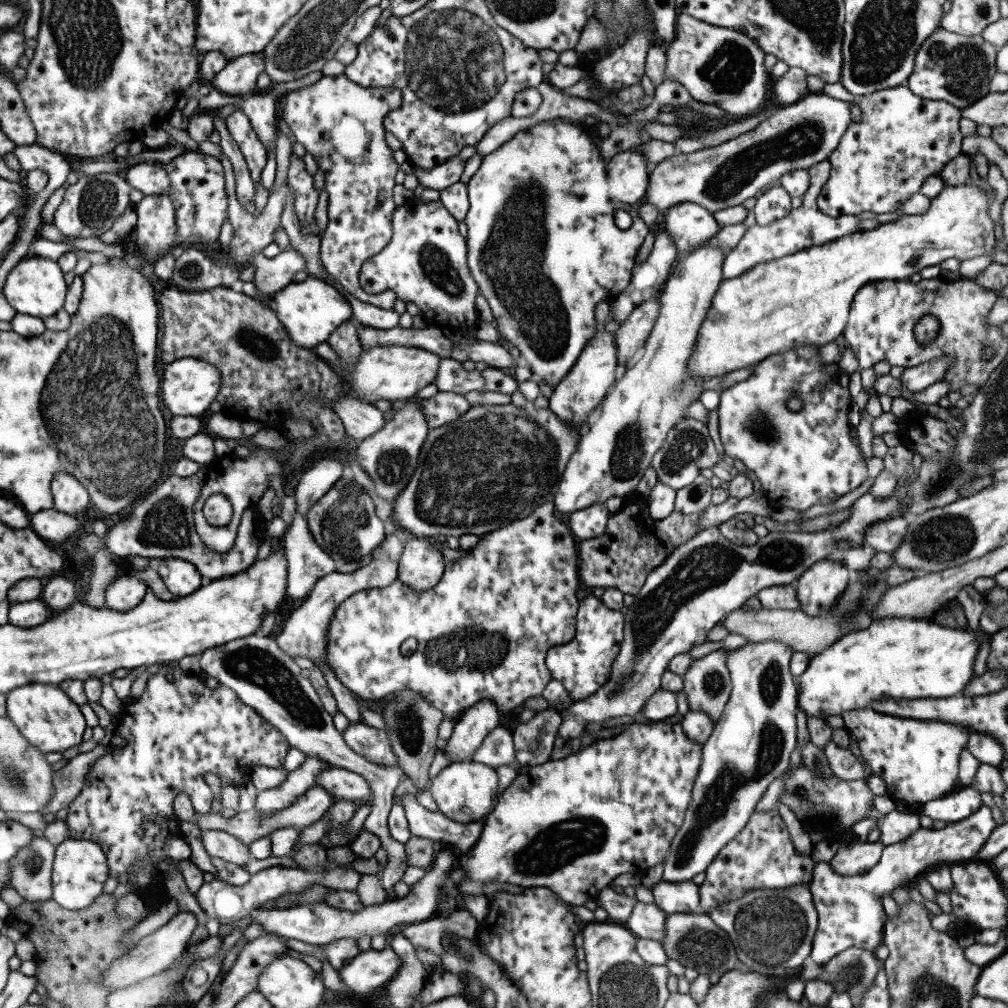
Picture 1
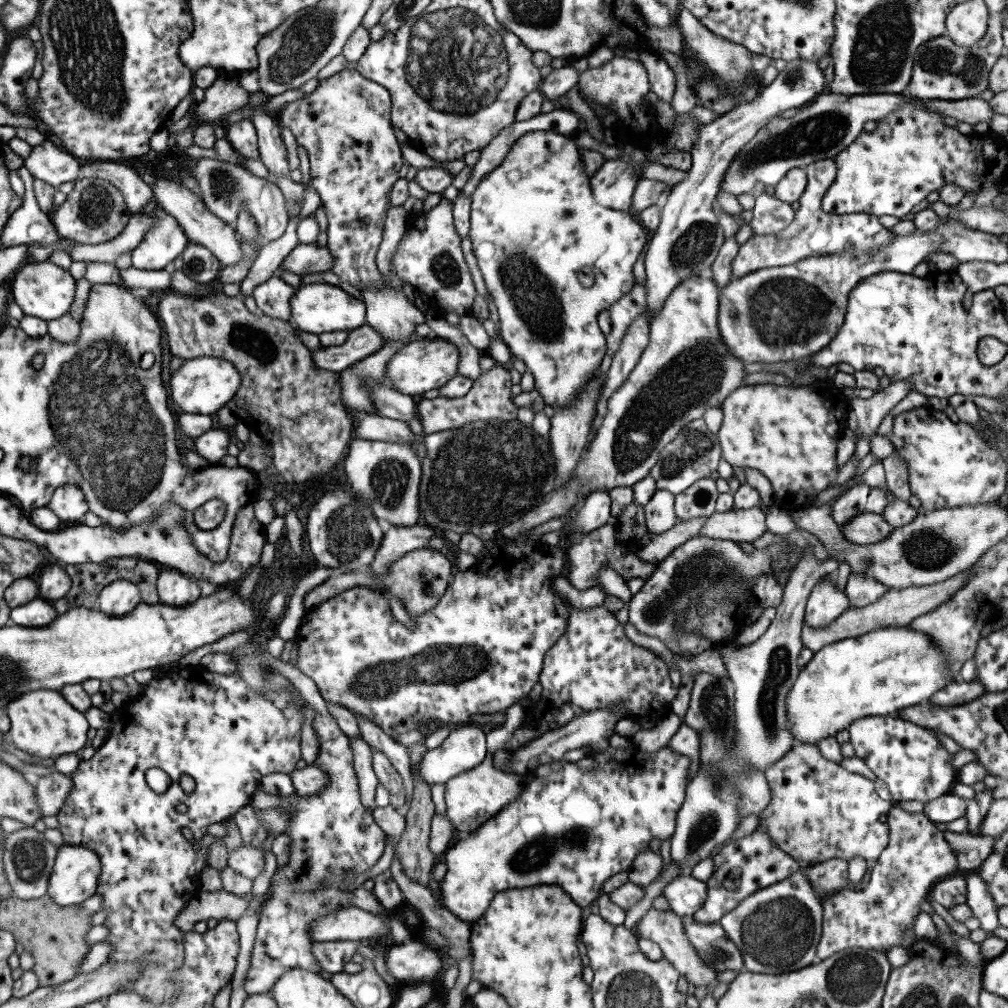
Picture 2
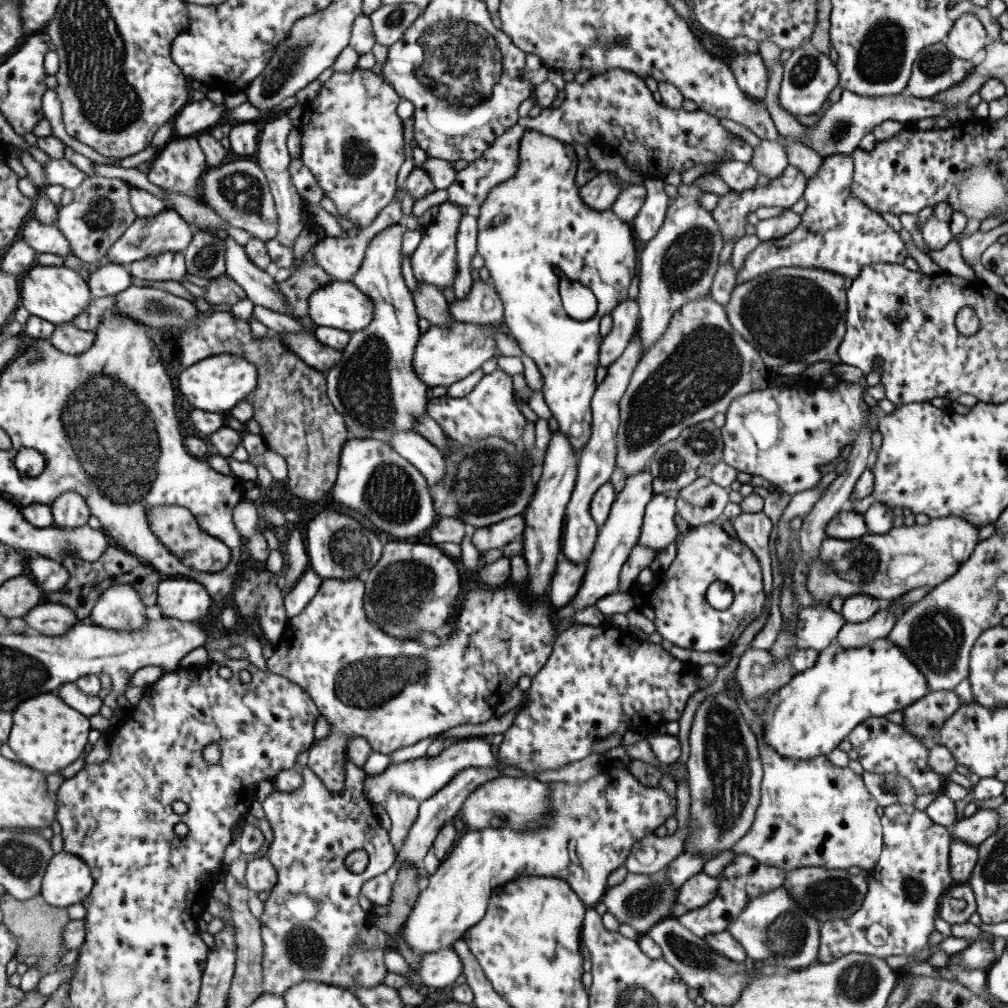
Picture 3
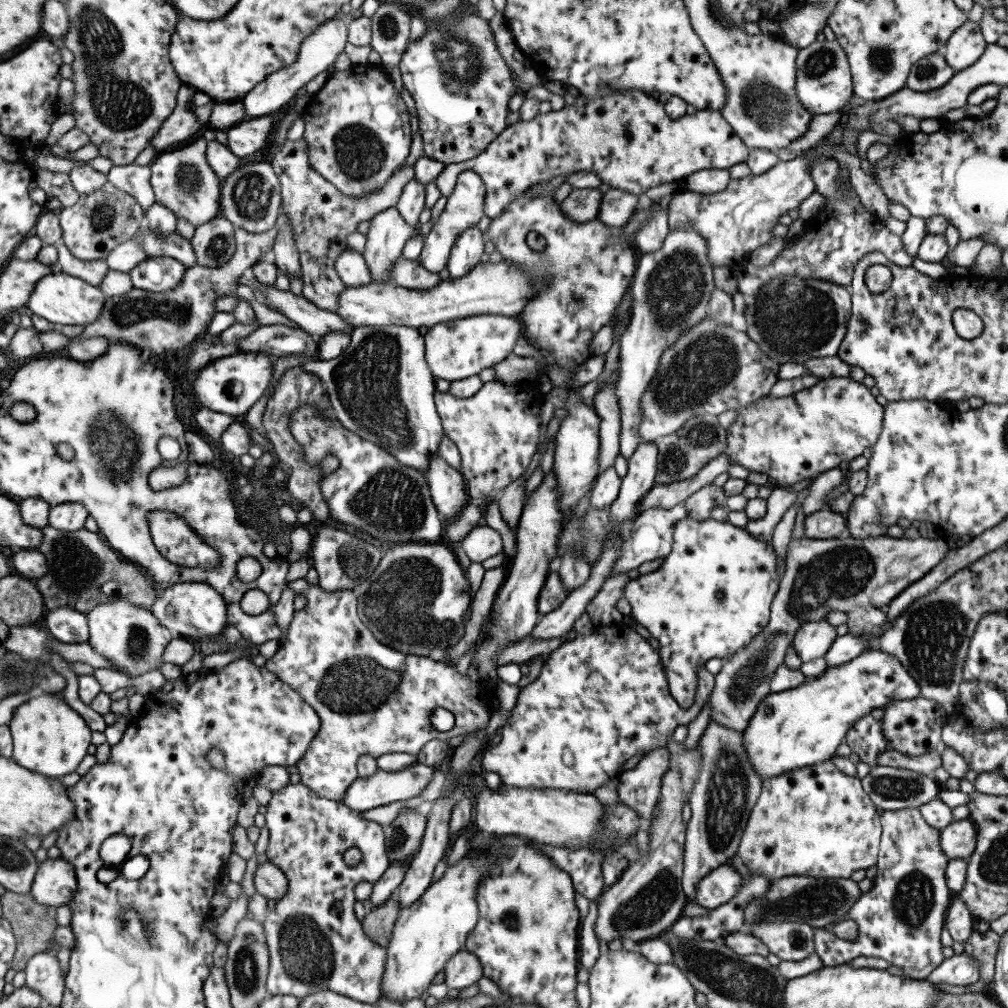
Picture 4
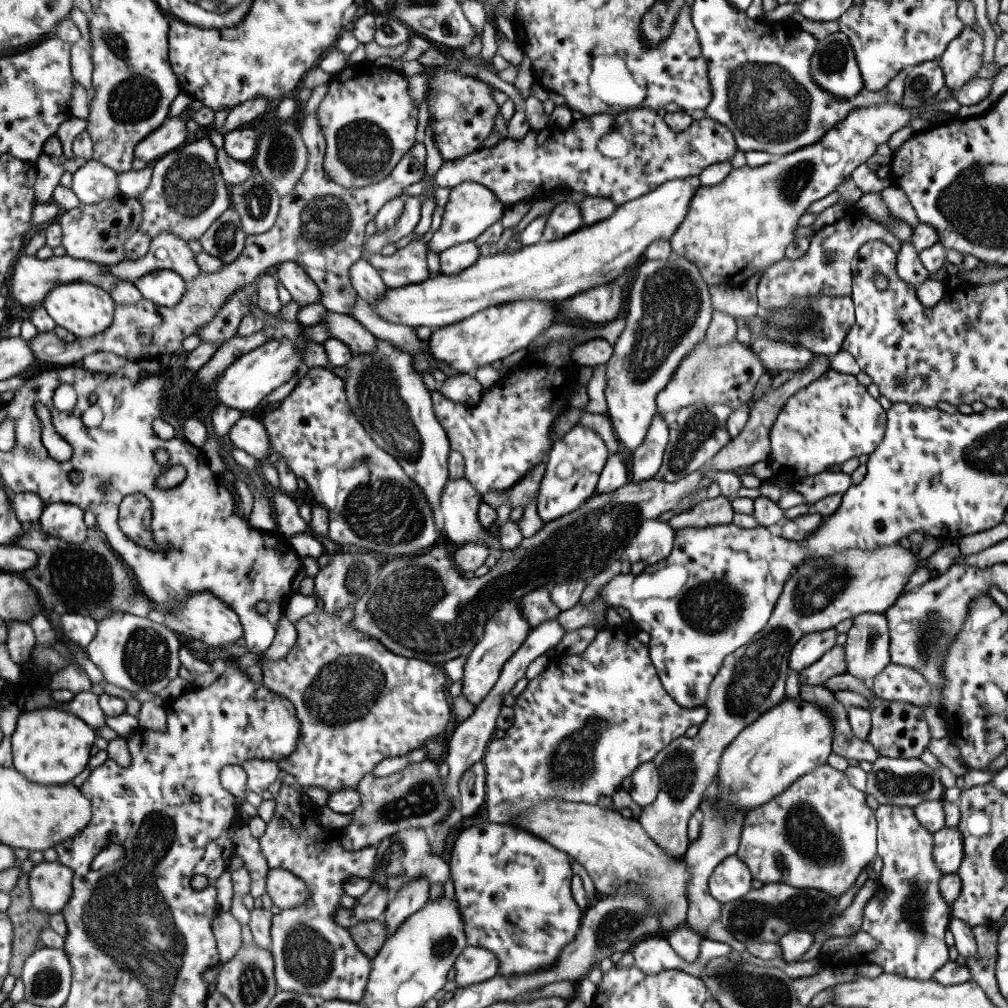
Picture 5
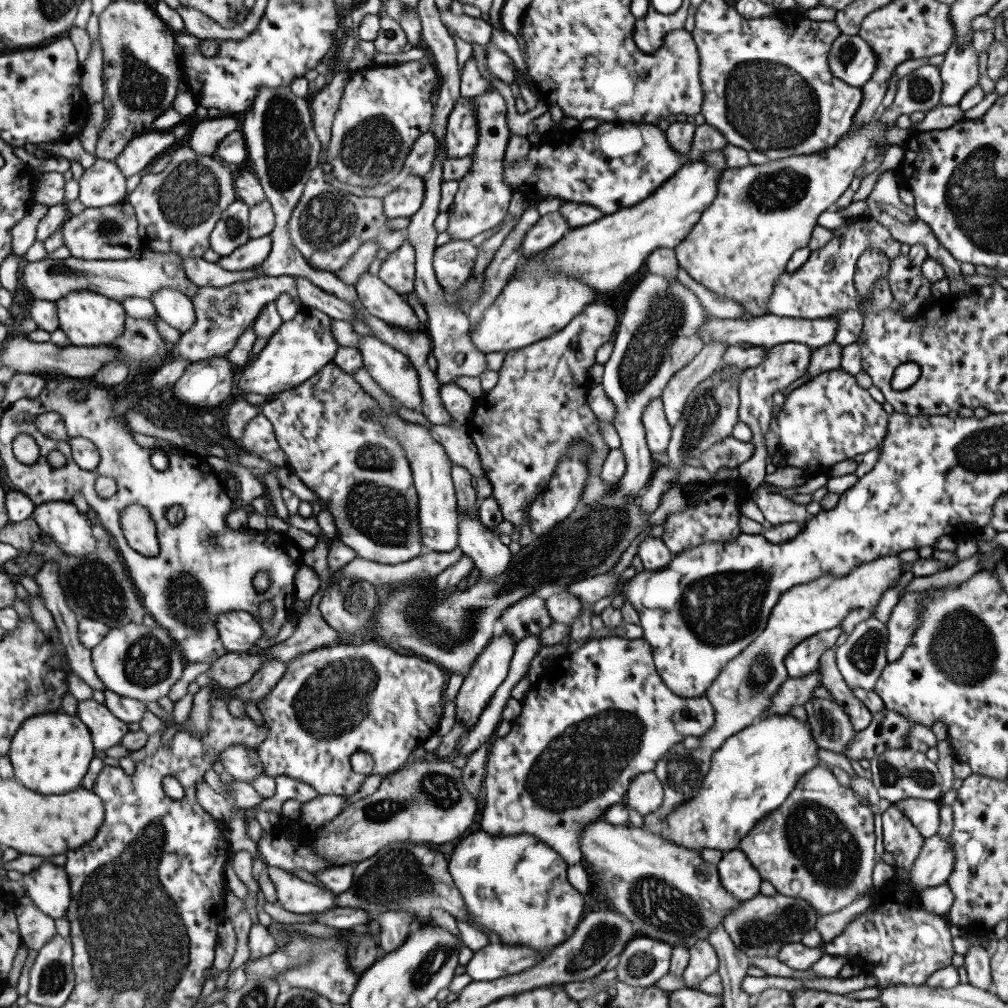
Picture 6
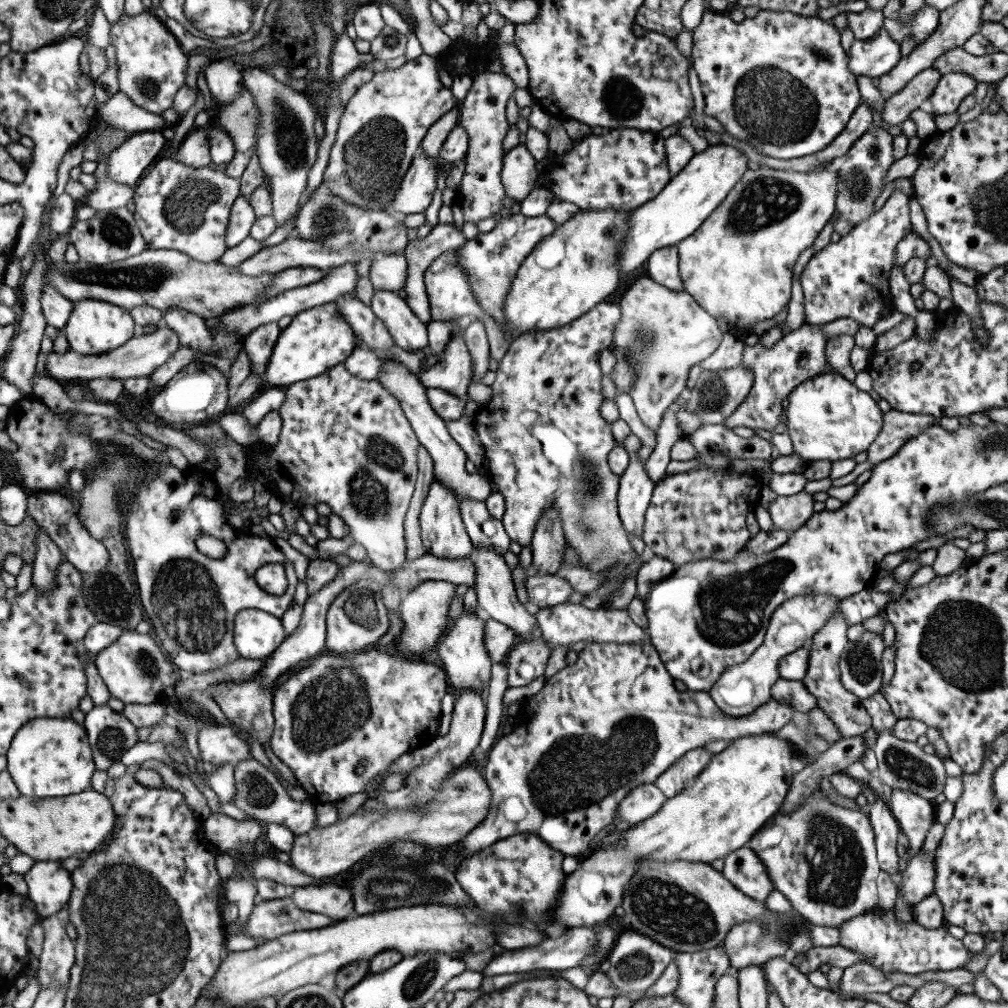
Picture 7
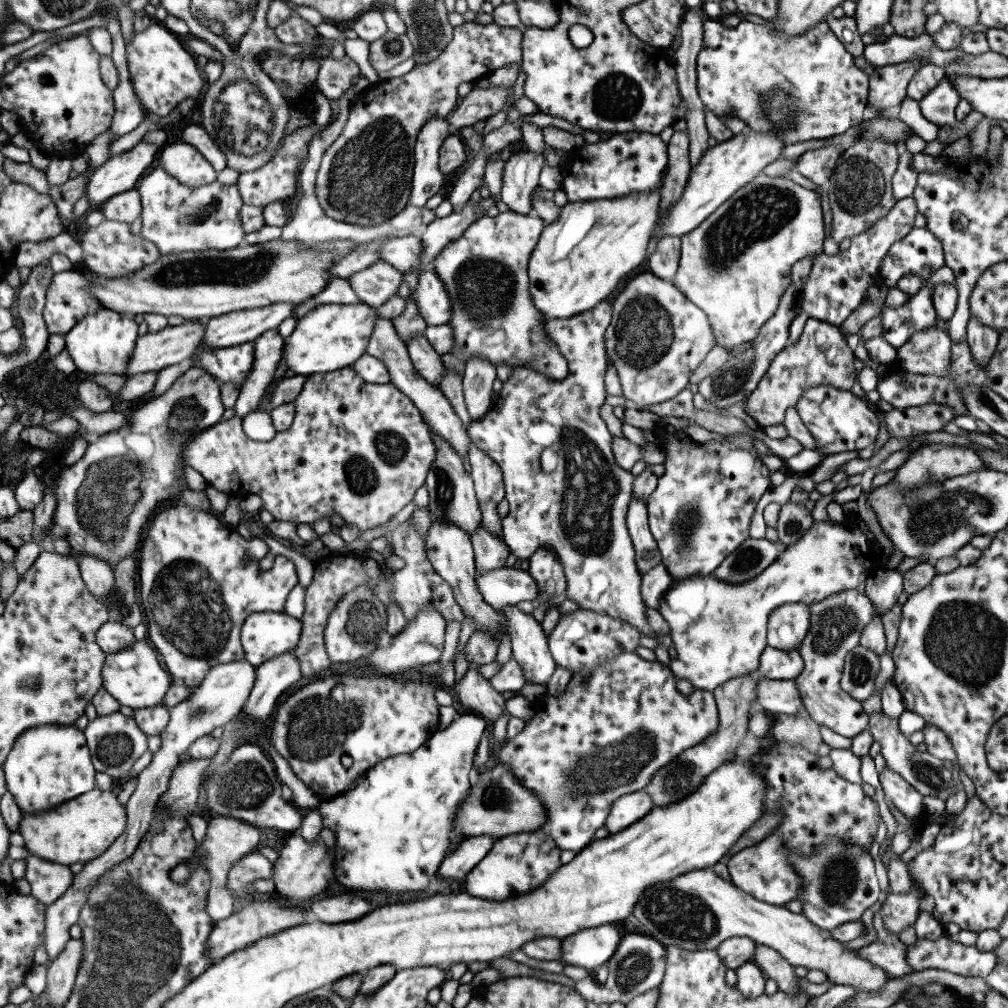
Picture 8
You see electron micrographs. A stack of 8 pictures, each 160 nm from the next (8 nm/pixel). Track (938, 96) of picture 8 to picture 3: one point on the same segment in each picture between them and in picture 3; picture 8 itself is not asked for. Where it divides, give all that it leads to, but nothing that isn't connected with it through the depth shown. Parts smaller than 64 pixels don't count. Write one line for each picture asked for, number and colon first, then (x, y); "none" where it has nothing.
3: (967, 35)
4: (965, 45)
5: (961, 59)
6: (958, 72)
7: (951, 88)

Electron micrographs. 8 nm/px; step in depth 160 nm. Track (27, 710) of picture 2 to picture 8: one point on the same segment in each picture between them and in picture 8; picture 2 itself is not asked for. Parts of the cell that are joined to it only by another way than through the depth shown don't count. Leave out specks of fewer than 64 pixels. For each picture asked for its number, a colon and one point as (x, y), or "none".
3: (47, 734)
4: (50, 738)
5: (51, 746)
6: (51, 753)
7: (50, 757)
8: (49, 765)

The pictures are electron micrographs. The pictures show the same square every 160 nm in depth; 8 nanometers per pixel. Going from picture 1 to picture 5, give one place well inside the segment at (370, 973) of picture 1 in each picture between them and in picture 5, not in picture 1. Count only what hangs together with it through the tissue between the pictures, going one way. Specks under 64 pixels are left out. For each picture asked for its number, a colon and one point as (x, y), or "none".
2: (412, 961)
3: (440, 968)
4: (461, 970)
5: (473, 964)

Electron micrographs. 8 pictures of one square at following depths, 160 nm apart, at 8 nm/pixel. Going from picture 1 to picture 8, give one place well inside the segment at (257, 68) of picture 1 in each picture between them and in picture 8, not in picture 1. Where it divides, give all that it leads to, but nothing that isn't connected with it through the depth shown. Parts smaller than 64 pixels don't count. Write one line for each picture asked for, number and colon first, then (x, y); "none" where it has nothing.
2: (225, 95)
3: (198, 116)
4: (181, 124)
5: (167, 137)
6: (138, 154)
7: (126, 164)
8: (121, 172)

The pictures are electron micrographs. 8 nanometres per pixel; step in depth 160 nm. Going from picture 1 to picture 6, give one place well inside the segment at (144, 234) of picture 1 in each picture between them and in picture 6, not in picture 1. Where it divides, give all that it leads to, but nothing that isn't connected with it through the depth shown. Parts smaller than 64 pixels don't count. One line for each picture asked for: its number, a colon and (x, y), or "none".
2: (164, 241)
3: (170, 265)
4: (156, 274)
5: (162, 287)
6: (176, 310)

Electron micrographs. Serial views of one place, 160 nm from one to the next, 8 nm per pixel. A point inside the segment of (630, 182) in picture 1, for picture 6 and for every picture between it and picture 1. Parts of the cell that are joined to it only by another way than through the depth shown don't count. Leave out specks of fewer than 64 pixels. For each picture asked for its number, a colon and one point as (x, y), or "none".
2: (612, 185)
3: (598, 193)
4: (581, 205)
5: (564, 218)
6: (549, 228)

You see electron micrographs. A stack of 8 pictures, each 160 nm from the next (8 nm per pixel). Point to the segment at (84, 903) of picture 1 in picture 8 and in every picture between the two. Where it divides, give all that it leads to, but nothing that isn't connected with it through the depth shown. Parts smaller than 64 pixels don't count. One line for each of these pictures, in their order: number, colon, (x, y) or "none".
2: (76, 876)
3: (68, 880)
4: (56, 883)
5: (51, 883)
6: (49, 886)
7: (51, 886)
8: (49, 881)

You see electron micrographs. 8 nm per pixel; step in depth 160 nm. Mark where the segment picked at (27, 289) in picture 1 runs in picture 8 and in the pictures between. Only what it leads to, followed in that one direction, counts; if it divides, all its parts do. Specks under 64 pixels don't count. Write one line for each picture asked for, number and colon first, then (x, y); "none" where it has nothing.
2: (45, 290)
3: (58, 294)
4: (61, 298)
5: (83, 309)
6: (88, 319)
7: (95, 327)
8: (103, 343)

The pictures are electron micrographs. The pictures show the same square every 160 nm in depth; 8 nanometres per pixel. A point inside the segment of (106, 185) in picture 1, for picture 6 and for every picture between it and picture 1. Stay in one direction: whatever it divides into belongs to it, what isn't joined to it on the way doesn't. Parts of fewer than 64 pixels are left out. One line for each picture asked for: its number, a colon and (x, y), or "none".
2: (95, 211)
3: (101, 211)
4: (98, 222)
5: (98, 232)
6: (111, 233)

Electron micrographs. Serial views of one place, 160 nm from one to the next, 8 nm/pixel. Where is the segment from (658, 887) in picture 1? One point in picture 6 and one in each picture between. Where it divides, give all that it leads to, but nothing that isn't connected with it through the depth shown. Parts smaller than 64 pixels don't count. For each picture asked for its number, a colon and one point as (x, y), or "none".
2: (684, 894)
3: (697, 891)
4: (717, 887)
5: (730, 879)
6: (737, 876)

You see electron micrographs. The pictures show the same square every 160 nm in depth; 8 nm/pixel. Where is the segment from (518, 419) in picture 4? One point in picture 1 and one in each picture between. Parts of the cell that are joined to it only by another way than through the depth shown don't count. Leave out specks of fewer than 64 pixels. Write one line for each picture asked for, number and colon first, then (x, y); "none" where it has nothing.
1: (443, 407)
2: (489, 397)
3: (489, 410)

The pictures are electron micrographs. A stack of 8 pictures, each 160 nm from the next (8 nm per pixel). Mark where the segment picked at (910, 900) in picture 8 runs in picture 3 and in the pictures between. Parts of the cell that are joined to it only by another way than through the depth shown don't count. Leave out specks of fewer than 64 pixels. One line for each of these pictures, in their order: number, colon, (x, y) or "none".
3: (973, 830)
4: (957, 840)
5: (947, 848)
6: (934, 863)
7: (916, 881)

